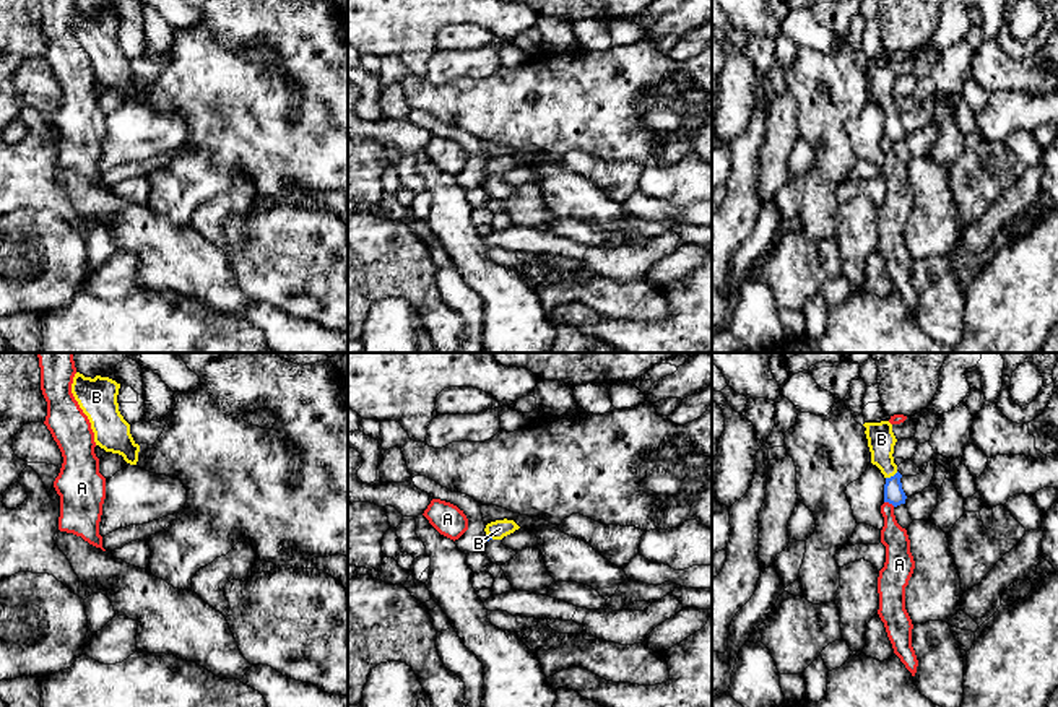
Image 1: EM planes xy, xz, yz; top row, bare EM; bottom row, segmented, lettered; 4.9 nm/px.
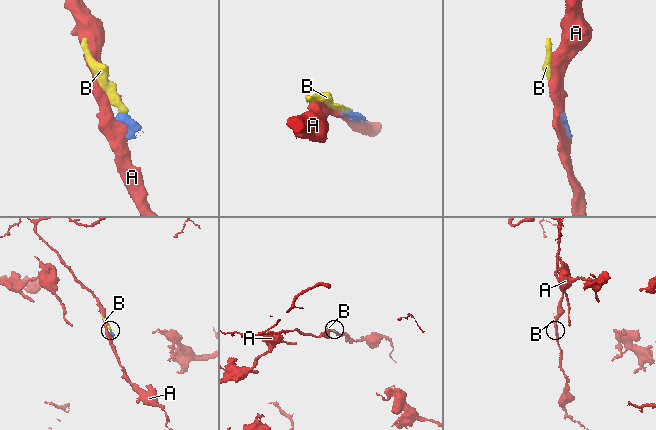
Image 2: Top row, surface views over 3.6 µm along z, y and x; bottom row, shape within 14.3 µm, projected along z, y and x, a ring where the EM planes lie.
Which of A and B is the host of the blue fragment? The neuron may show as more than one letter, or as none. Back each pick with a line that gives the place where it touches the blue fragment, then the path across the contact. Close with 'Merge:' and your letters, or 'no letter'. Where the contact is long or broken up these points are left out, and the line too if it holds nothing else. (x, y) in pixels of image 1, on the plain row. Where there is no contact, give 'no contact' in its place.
B: meets blue in yz at (891, 112); runs through yz (894, 130), (891, 112), (881, 93), (881, 75)
Merge: B

